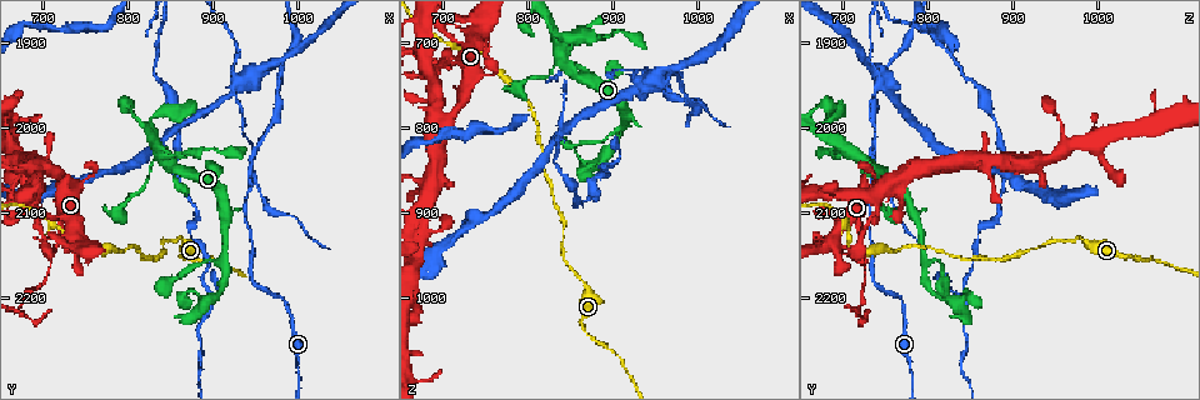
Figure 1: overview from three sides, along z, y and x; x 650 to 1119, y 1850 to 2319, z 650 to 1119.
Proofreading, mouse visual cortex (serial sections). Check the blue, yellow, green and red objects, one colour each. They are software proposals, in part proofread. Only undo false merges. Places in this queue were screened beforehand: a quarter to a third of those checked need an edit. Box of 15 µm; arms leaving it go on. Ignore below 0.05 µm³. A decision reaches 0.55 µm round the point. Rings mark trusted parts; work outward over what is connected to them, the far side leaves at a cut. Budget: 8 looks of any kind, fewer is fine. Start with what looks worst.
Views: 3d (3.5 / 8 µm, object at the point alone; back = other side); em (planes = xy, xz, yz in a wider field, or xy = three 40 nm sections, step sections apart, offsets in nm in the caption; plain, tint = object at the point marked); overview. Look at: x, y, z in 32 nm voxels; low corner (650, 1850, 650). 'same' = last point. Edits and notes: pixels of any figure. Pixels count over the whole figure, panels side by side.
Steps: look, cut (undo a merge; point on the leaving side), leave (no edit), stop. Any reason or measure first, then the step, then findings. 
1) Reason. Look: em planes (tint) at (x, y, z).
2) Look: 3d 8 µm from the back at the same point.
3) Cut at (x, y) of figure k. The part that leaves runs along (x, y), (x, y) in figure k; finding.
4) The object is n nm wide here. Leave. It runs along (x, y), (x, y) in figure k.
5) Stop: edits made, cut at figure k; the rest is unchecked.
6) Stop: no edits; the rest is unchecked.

Three arms meet. Look: 3d 3.5 µm at (950, 2025, 735).

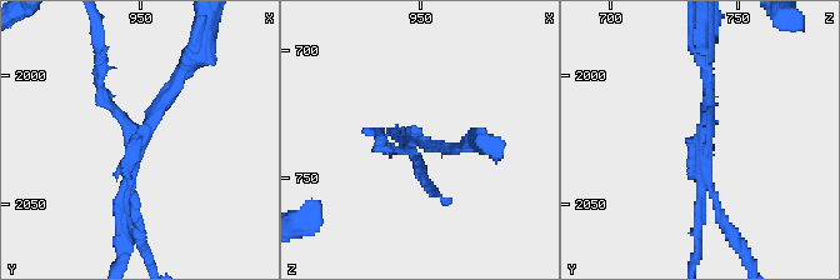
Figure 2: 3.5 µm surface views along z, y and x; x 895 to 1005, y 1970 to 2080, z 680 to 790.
3 arms meet here; the arms are 100, 150, 150 nm wide. Look: em planes (tint) at (952, 2023, 736).

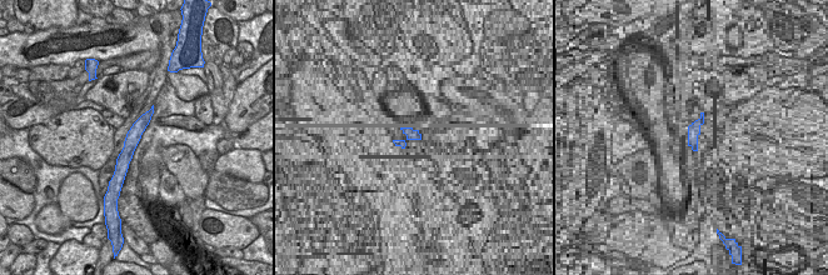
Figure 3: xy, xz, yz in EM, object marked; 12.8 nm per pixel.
Cut at (106, 96) of figure 2. A second cell is stuck on.

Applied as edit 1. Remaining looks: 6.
Redraw. Look: overview.

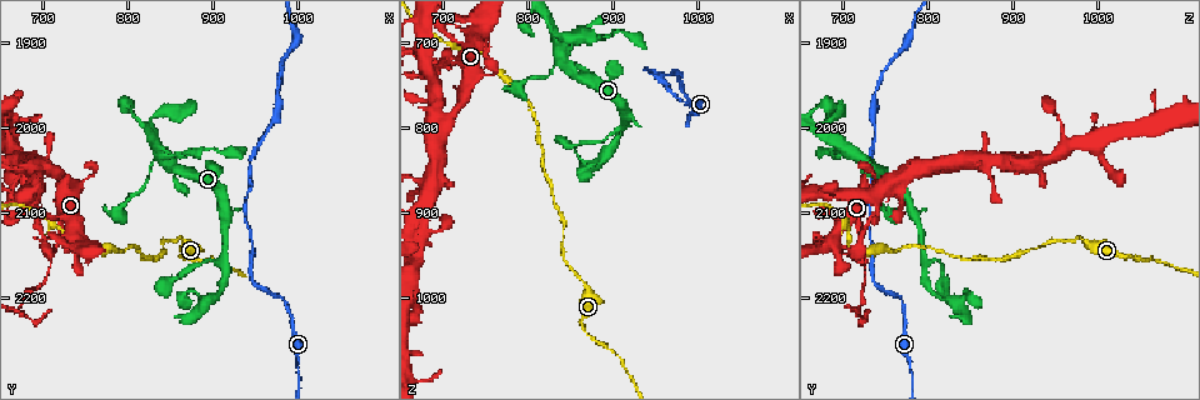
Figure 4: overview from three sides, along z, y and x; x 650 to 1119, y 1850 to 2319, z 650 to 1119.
Thick turns thin. Look: 3d 8 µm at (870, 2150, 1040).

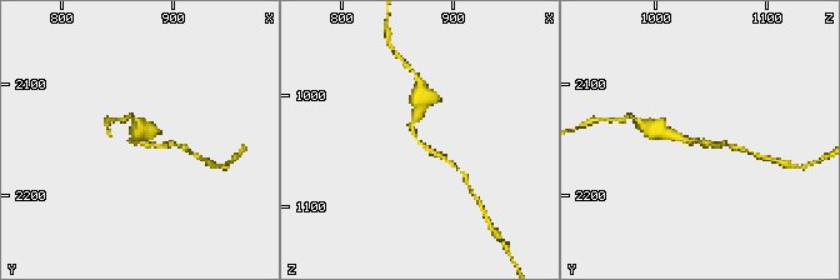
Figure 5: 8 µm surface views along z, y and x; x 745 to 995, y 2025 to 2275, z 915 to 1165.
Look: em xy step 2 (tint) at (870, 2152, 1042).

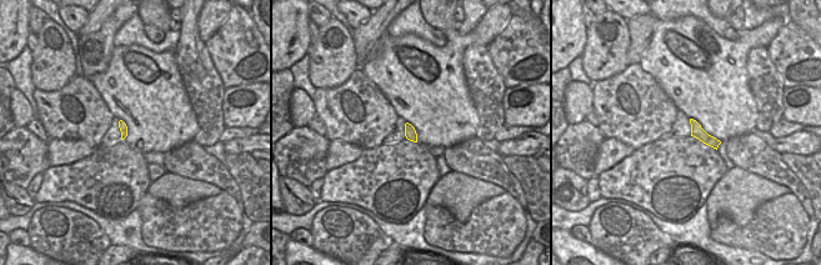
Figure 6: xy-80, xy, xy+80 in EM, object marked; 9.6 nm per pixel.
Leave. It runs along (419, 105), (411, 124), (418, 140), (448, 160) in figure 5; continuous, no second cell.

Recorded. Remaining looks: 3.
Abrupt turn. Look: 3d 3.5 µm at (695, 2030, 920).

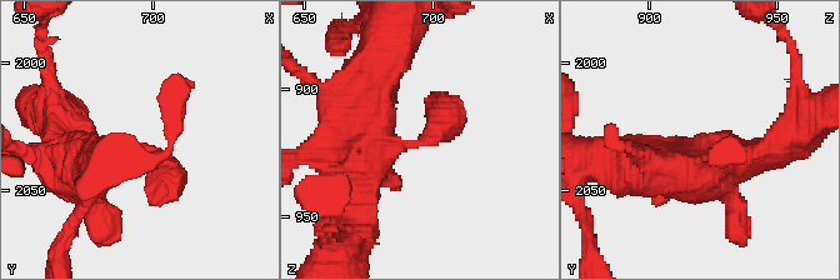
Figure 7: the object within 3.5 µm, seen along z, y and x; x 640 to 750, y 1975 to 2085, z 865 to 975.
Leave. It runs along (99, 156), (141, 145), (164, 169), (153, 203) in figure 7; one cell here.

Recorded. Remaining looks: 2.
Stop: edits made, cut at figure 2; the rest is unchecked.

